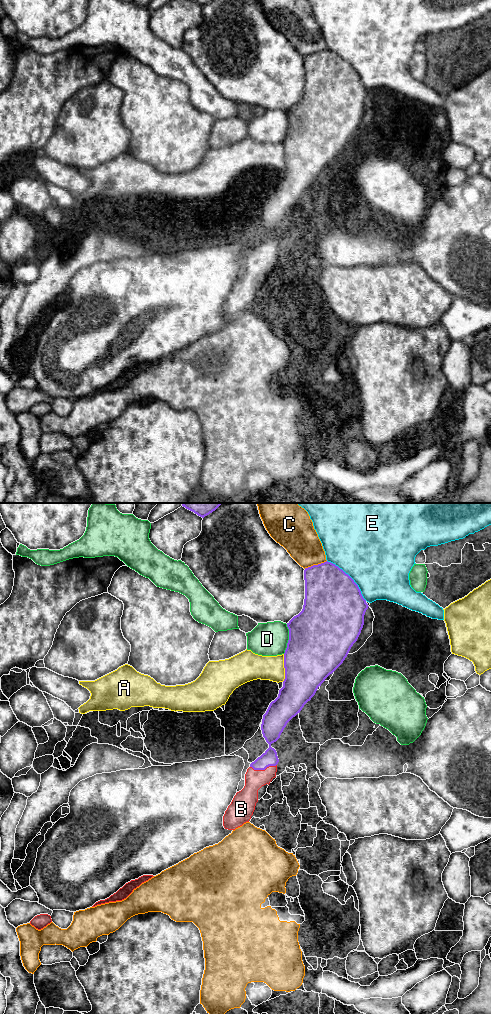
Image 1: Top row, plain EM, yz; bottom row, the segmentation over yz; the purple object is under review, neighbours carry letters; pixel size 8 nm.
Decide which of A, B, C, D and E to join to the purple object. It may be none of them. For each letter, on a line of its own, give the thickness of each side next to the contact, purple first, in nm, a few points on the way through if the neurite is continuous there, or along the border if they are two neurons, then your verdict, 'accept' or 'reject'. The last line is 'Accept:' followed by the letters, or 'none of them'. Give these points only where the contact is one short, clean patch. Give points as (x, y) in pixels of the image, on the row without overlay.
A: 440 nm thick on the purple side, 200 nm on the other; reject
B: 120 nm thick on the purple side, 160 nm on the other; runs through yz (269, 246), (263, 257), (254, 267); accept
C: 400 nm thick on the purple side, 280 nm on the other; reject
D: 500 nm thick on the purple side, 280 nm on the other; reject
E: 480 nm thick on the purple side, 500 nm on the other; reject
Accept: B

